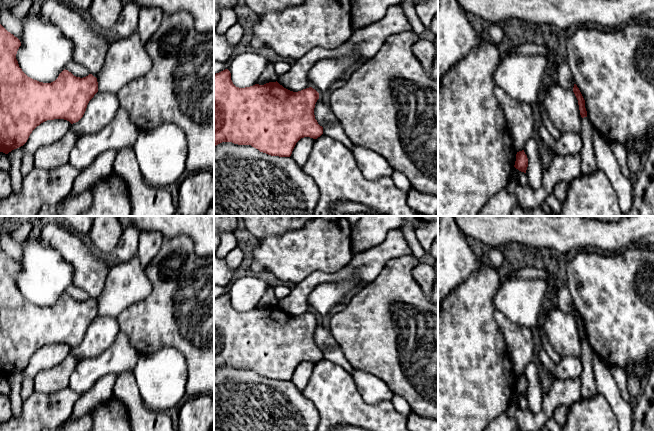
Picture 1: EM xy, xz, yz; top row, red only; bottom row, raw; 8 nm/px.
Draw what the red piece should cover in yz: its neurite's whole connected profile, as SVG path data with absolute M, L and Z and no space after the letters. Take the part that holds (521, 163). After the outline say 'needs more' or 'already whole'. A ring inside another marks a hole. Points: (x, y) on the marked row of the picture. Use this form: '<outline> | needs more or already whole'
M524 150L517 152L514 167L519 171L526 173L528 167L528 158Z | already whole

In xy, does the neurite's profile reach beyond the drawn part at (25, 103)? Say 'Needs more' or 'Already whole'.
Already whole

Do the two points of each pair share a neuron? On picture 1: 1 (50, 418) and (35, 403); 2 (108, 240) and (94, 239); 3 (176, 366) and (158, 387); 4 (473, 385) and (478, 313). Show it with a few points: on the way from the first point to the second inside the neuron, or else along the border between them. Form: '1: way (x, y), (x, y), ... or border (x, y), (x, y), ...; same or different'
1: way (46, 414), (39, 407); same
2: way (105, 239), (97, 239); same
3: way (171, 371), (161, 382); same
4: way (473, 367), (473, 331); same

